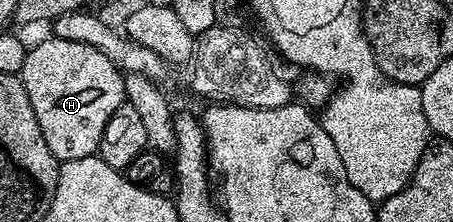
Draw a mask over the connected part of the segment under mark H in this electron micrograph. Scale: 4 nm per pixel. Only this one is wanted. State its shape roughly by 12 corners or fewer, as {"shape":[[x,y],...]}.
{"shape":[[47,37],[20,78],[58,160],[98,154],[126,98],[100,49]]}

